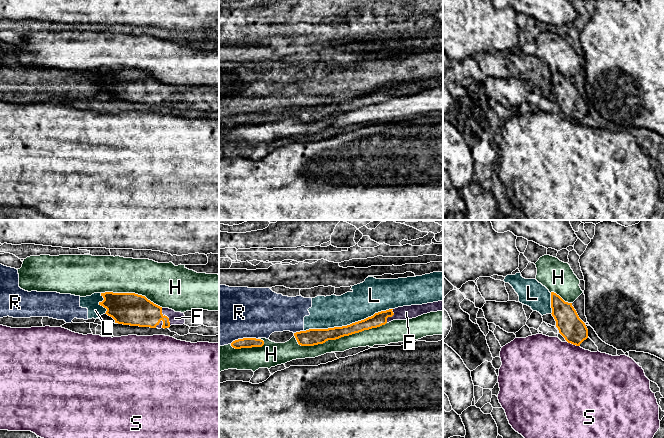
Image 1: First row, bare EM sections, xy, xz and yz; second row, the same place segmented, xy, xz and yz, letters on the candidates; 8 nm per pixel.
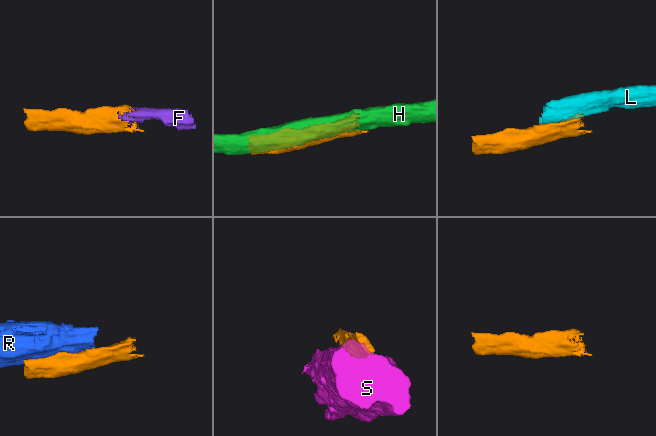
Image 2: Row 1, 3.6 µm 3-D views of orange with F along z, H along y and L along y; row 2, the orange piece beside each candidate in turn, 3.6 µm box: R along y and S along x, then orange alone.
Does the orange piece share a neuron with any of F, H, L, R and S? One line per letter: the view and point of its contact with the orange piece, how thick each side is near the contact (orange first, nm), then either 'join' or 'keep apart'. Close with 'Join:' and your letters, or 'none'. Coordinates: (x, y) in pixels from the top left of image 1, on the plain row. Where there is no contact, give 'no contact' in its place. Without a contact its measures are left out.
F: xy (166, 92) | 260/110 nm | join
H: xz (339, 113) | 140/130 nm | keep apart
L: xz (348, 101) | 130/260 nm | keep apart
R: xz (243, 114) | 80/460 nm | keep apart
S: yz (573, 120) | 200/500 nm | keep apart
Join: F

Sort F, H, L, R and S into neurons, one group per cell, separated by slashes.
F / H / L R / S

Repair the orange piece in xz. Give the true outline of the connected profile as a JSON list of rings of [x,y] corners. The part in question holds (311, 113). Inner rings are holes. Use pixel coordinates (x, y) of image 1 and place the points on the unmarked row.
[[[443,76],[422,81],[403,82],[375,89],[364,96],[352,99],[347,102],[328,105],[309,105],[294,109],[294,112],[301,122],[314,122],[323,120],[328,116],[336,116],[344,112],[377,104],[393,96],[406,96],[416,94],[430,88],[443,87]]]

